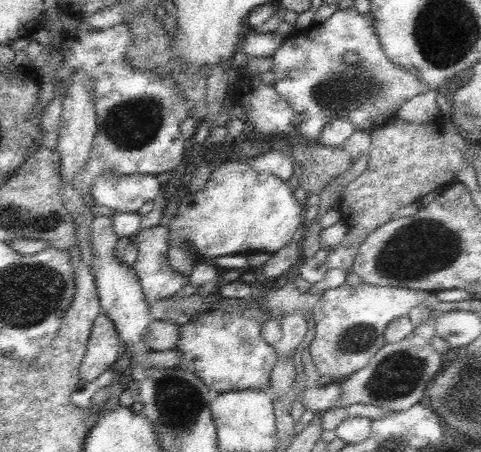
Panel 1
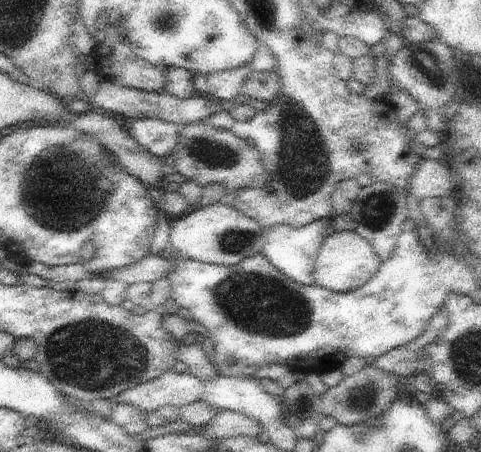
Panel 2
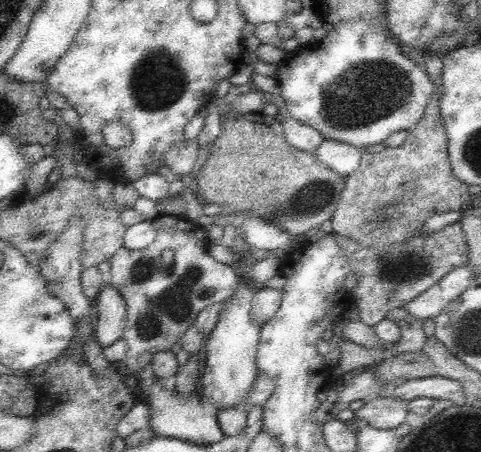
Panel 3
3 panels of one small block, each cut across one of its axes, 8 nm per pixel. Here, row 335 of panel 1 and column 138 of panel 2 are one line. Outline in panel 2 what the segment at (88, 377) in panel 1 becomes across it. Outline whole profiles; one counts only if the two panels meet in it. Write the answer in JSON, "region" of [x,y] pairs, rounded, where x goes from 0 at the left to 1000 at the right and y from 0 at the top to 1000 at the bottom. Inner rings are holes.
{"region":[[[214,177],[206,186],[202,204],[189,217],[189,235],[214,243],[218,252],[231,252],[243,265],[268,265],[268,261],[272,265],[297,265],[297,261],[306,261],[306,265],[339,265],[339,270],[351,270],[351,274],[364,274],[364,279],[376,279],[376,274],[393,279],[393,274],[426,270],[426,265],[435,265],[435,257],[459,248],[459,230],[451,221],[426,212],[426,208],[376,221],[376,217],[356,212],[347,204],[326,204],[326,208],[297,204],[297,199],[235,186],[231,177]]]}

